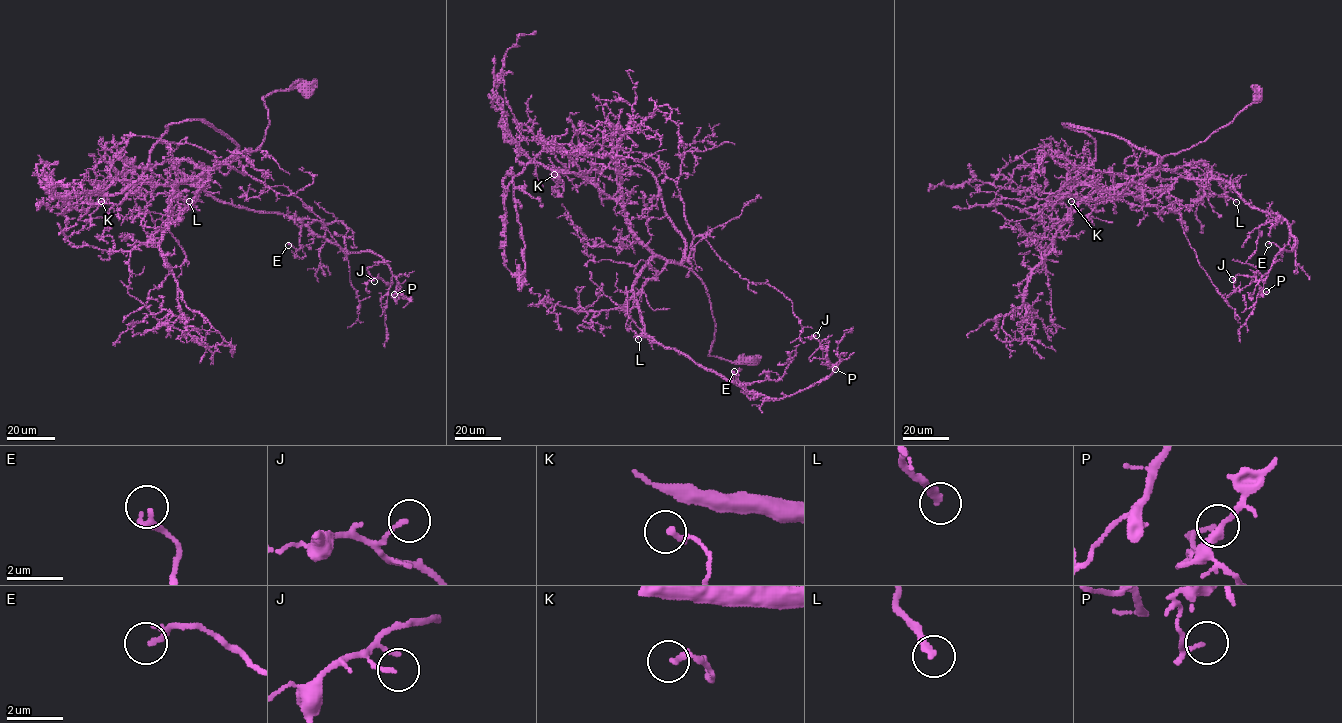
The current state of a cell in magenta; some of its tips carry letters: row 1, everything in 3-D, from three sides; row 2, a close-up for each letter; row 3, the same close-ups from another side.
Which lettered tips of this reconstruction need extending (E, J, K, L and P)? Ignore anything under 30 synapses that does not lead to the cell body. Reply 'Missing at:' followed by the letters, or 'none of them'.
Missing at: L

